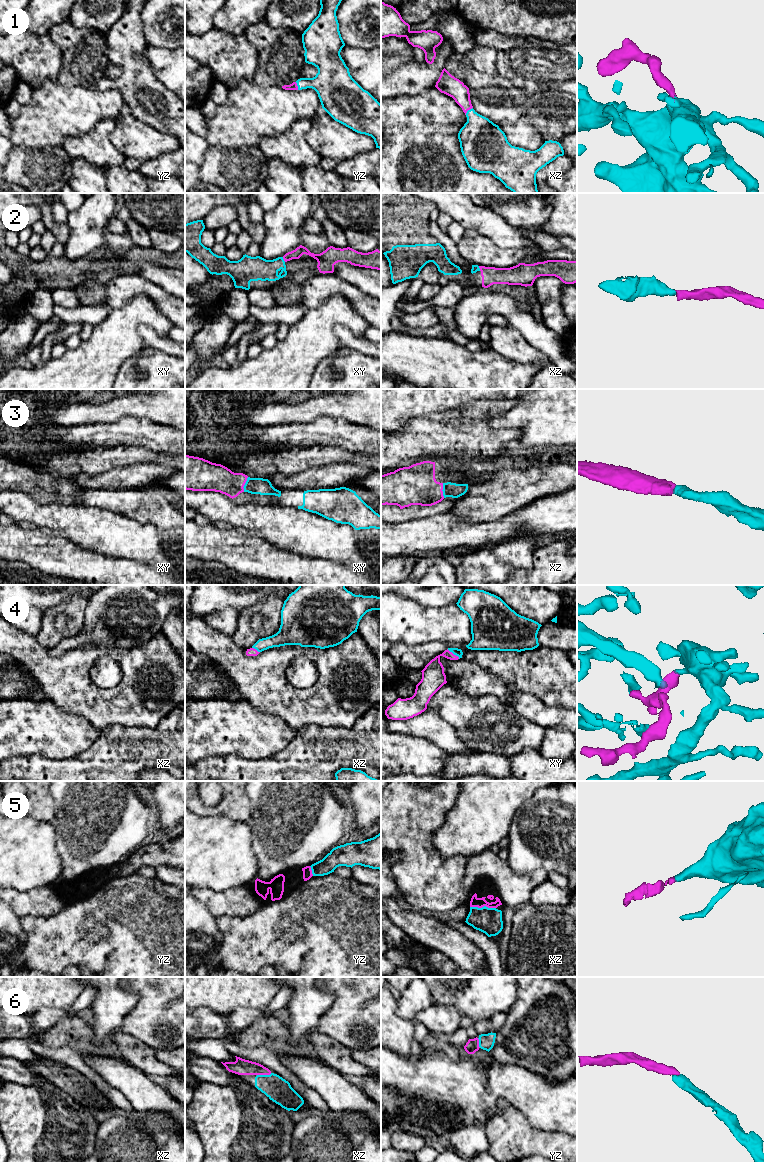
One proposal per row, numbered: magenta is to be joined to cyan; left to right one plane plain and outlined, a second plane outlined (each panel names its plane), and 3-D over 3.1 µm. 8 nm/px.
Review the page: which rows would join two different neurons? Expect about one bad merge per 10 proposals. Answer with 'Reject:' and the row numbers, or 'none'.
Reject: none

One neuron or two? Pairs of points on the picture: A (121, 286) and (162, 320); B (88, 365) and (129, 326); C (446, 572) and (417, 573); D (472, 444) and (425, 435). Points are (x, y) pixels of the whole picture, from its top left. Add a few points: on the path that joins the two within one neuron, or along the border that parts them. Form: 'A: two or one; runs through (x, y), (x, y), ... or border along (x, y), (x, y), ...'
A: two; border along (156, 304), (146, 295), (137, 294), (113, 308)
B: one; runs through (98, 357), (119, 336)
C: one; runs through (439, 568), (424, 568)
D: one; runs through (460, 435), (437, 435)

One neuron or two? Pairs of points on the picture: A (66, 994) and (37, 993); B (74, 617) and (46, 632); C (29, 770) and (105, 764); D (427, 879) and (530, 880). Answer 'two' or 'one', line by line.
A: one
B: one
C: one
D: two

